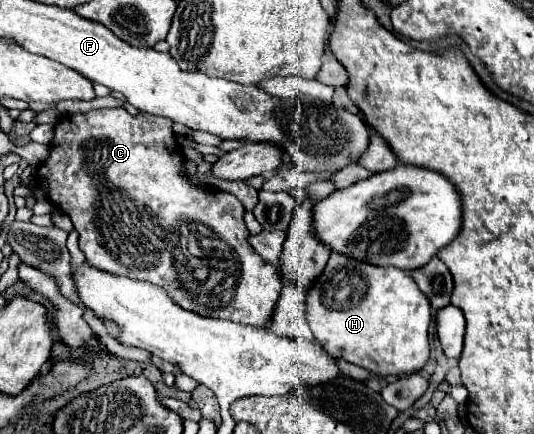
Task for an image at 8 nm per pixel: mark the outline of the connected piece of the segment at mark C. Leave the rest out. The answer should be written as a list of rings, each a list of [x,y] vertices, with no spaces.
[[[102,108],[102,110],[90,110],[86,114],[66,116],[64,120],[60,120],[54,126],[54,138],[50,142],[50,156],[38,166],[38,176],[40,176],[38,182],[42,188],[48,190],[50,200],[54,200],[54,204],[70,216],[74,228],[80,234],[80,250],[84,252],[86,260],[92,262],[92,266],[106,270],[110,274],[118,274],[118,276],[144,280],[144,282],[162,286],[178,306],[182,306],[184,310],[196,312],[200,316],[222,318],[222,320],[232,320],[232,322],[240,322],[240,324],[252,324],[258,328],[270,326],[270,316],[272,316],[272,310],[280,296],[282,280],[276,274],[276,266],[272,266],[270,262],[264,262],[264,258],[260,258],[260,254],[256,254],[252,250],[252,246],[248,244],[248,230],[244,224],[244,206],[240,204],[238,198],[234,198],[228,192],[206,192],[206,190],[192,186],[180,174],[182,162],[184,162],[184,156],[180,156],[180,152],[178,152],[178,144],[174,140],[174,132],[172,132],[172,122],[168,122],[168,118],[152,118],[150,114],[130,116],[124,108]]]

